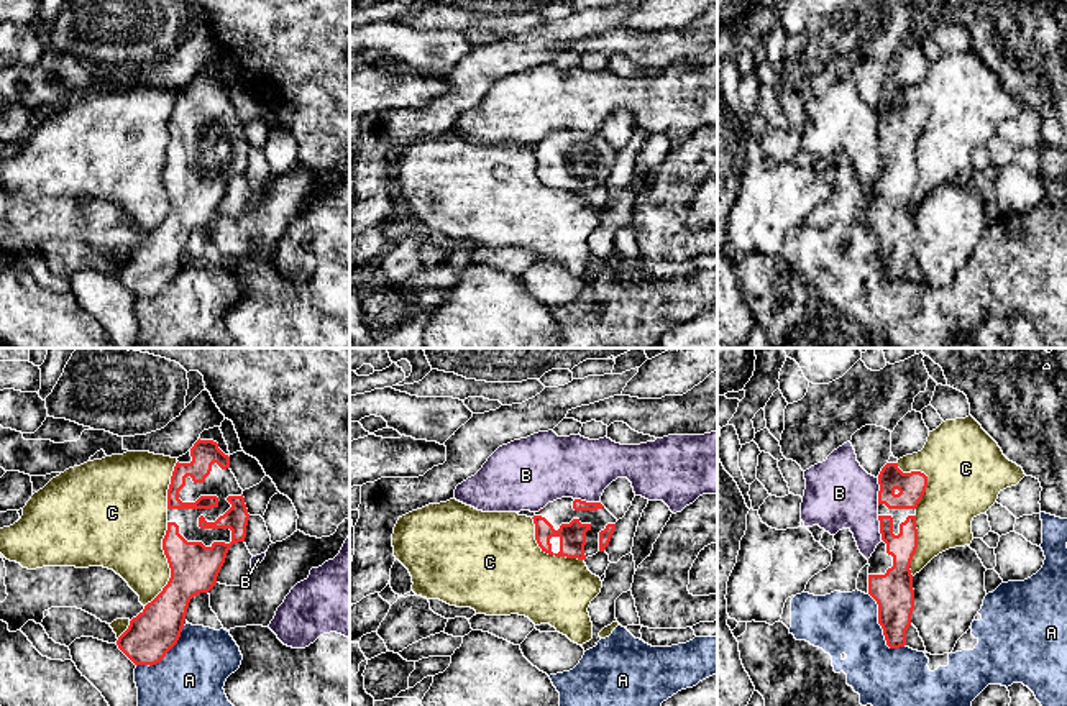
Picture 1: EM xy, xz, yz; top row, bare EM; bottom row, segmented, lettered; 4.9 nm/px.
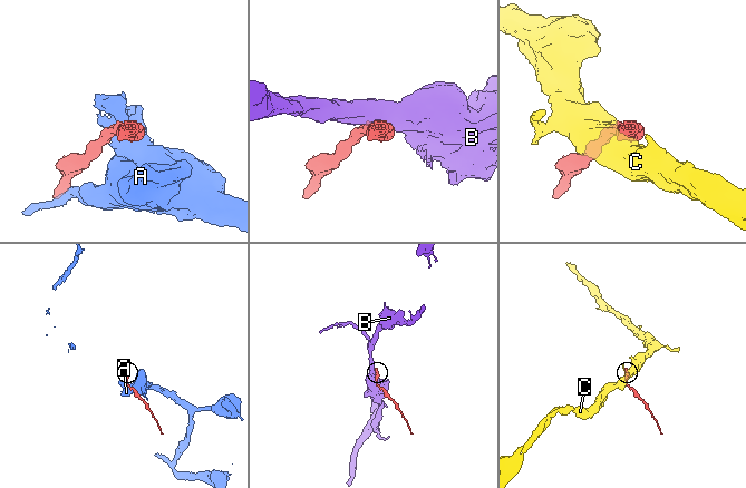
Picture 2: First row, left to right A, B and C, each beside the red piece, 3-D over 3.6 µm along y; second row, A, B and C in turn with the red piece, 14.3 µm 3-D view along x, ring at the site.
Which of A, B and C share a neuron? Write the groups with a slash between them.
A / B / C

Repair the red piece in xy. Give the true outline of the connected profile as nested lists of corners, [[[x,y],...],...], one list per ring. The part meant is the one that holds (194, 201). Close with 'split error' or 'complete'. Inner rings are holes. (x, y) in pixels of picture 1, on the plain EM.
[[[199,71],[185,87],[177,90],[167,121],[167,163],[163,182],[171,210],[117,273],[118,281],[136,299],[159,296],[177,276],[190,232],[215,218],[230,179],[245,174],[248,151],[243,121],[230,102],[230,89],[218,80],[217,74]]]; split error

